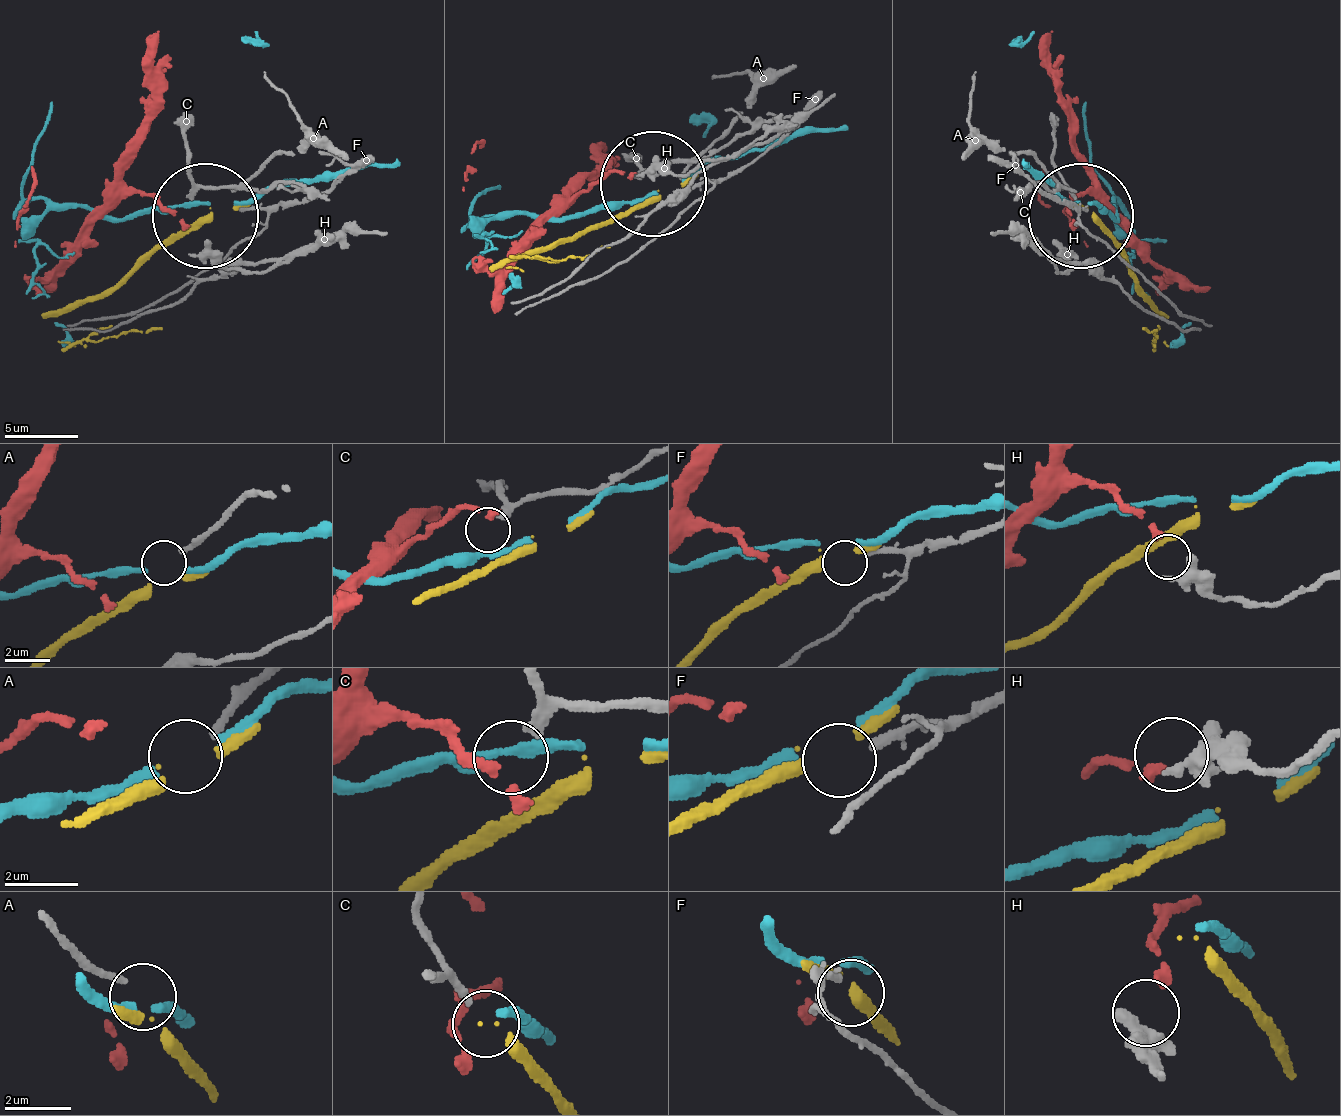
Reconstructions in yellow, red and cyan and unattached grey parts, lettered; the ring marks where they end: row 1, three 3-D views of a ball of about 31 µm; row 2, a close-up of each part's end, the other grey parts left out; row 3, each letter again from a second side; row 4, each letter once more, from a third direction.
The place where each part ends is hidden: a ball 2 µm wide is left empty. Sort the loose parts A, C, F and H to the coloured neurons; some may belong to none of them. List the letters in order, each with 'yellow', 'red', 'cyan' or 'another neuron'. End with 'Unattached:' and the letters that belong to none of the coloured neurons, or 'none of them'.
A: another neuron
C: another neuron
F: another neuron
H: red
Unattached: A, C, F

